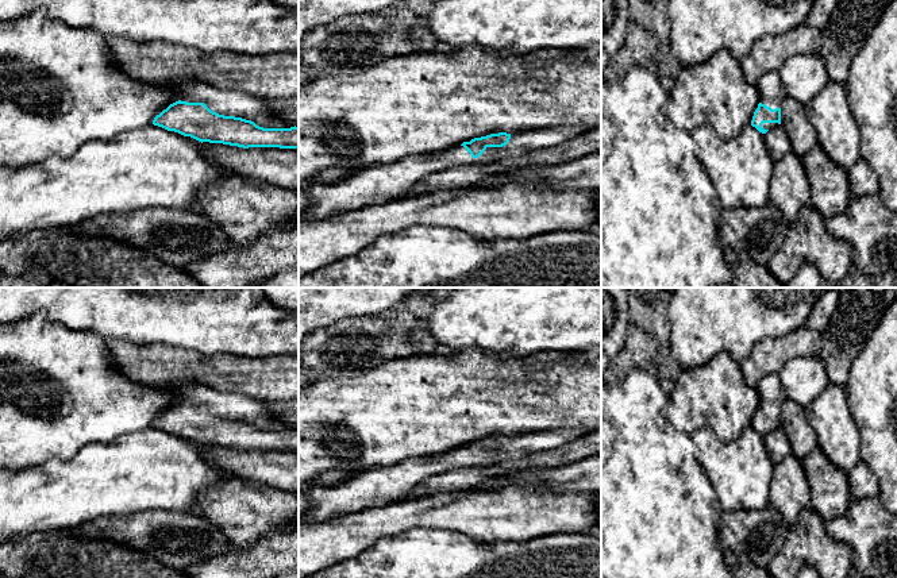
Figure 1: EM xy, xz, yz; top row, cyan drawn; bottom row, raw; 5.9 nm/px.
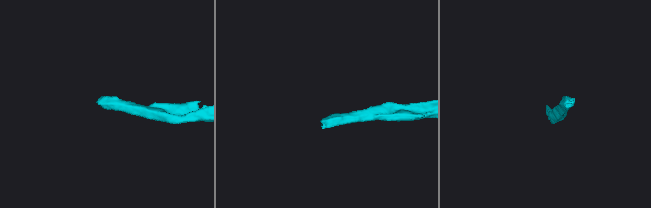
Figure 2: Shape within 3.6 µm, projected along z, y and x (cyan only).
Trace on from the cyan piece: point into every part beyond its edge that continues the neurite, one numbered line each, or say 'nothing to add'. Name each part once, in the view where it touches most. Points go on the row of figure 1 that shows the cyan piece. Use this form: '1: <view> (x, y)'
1: xy (230, 103)

